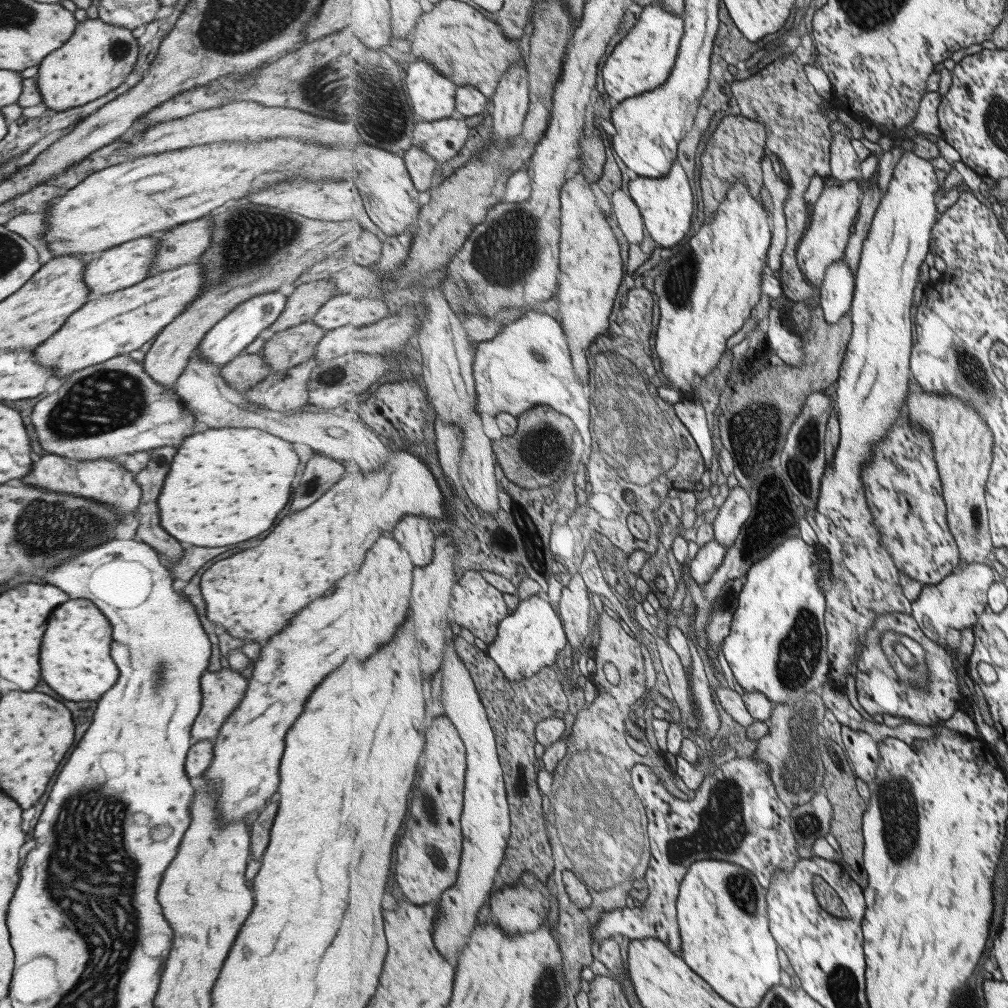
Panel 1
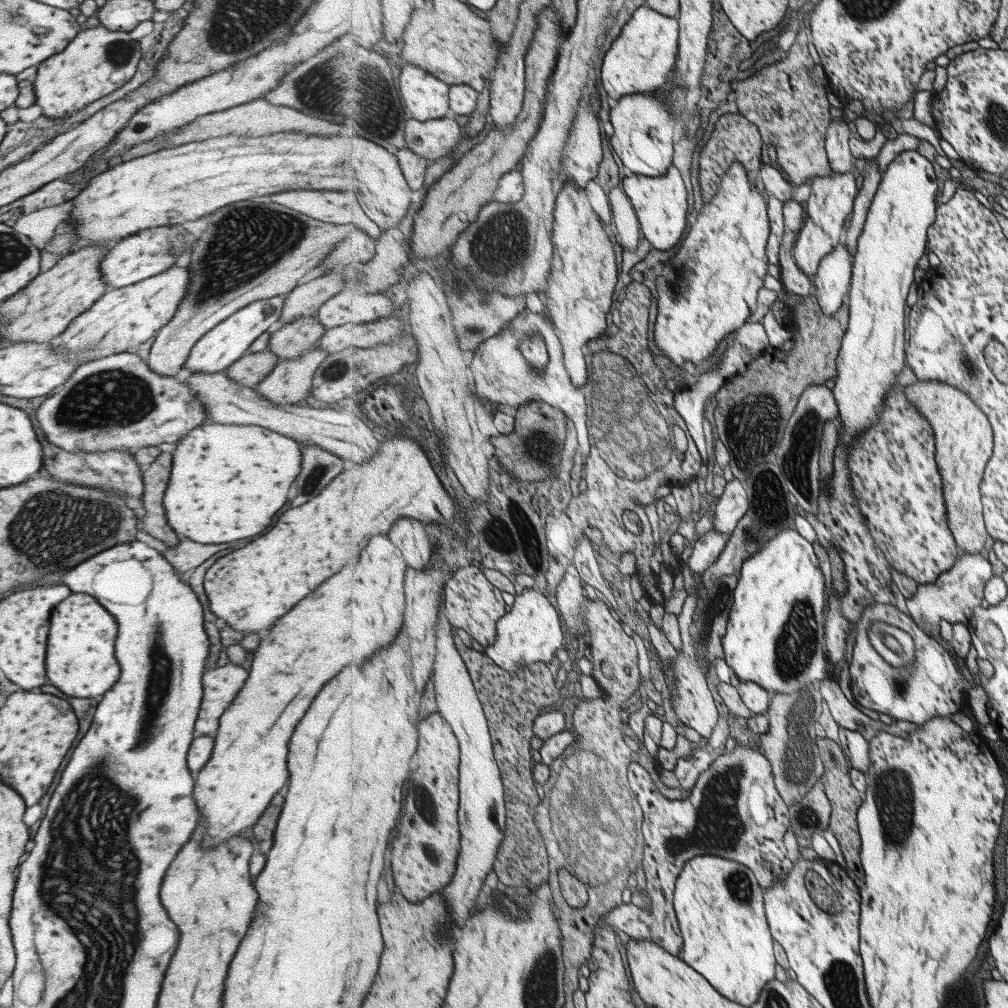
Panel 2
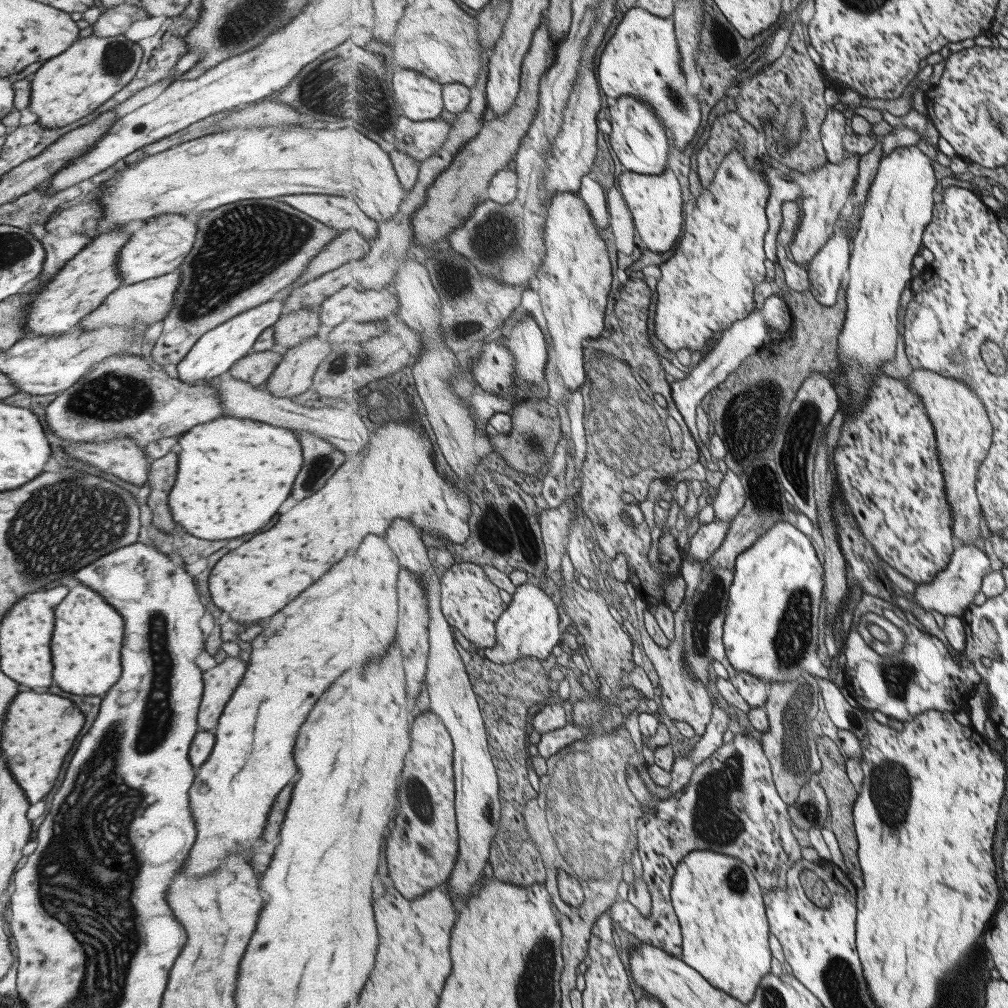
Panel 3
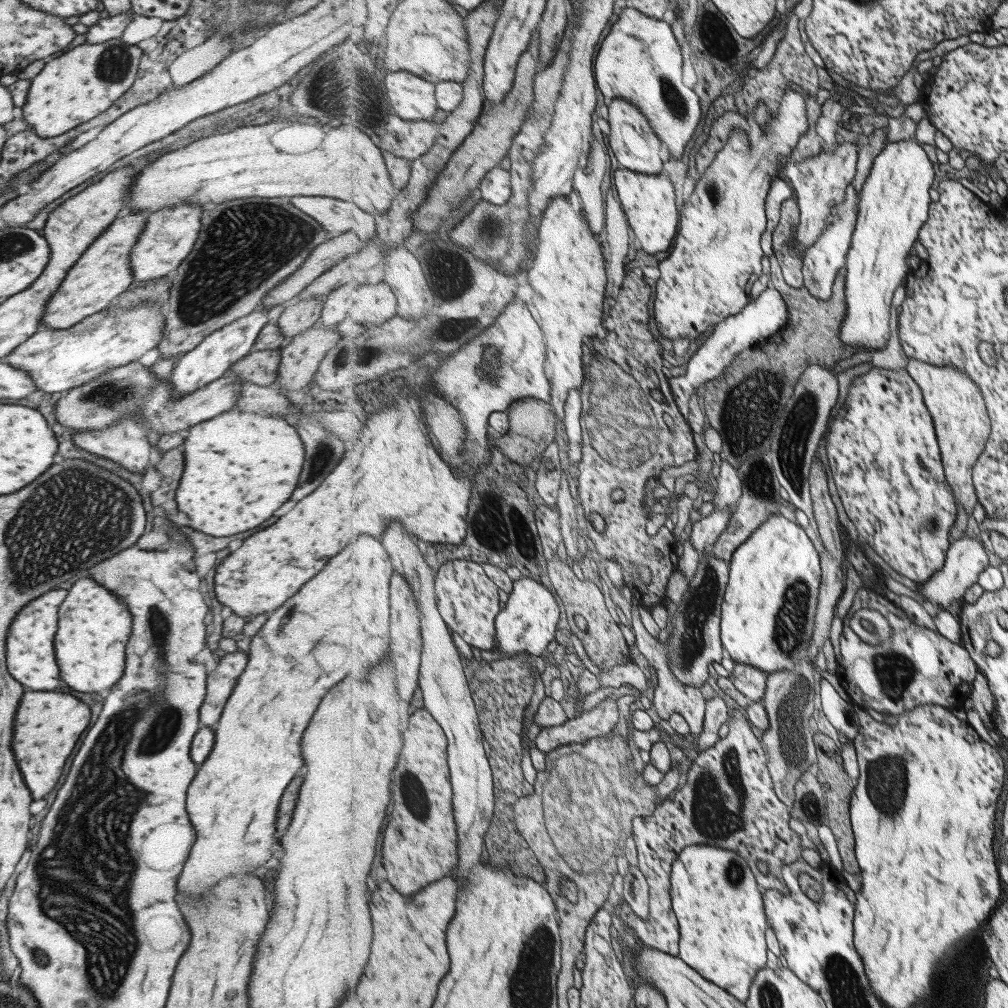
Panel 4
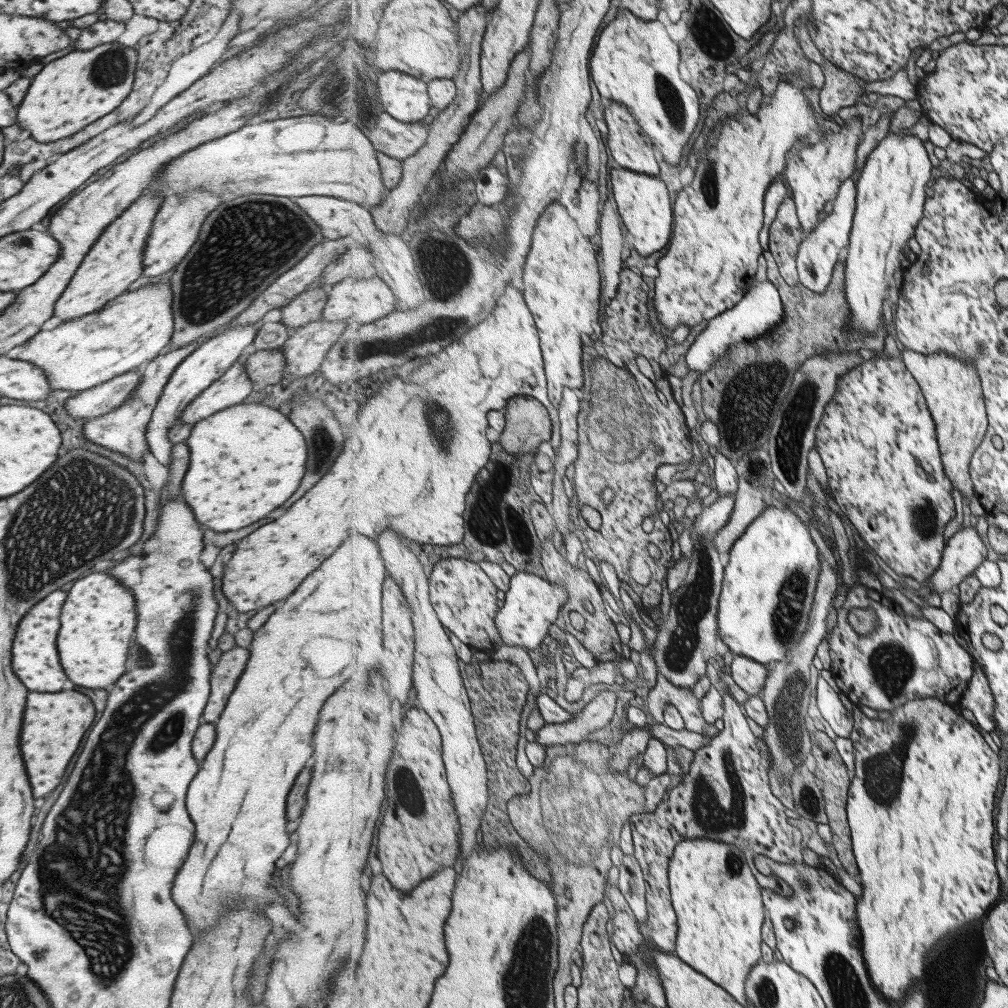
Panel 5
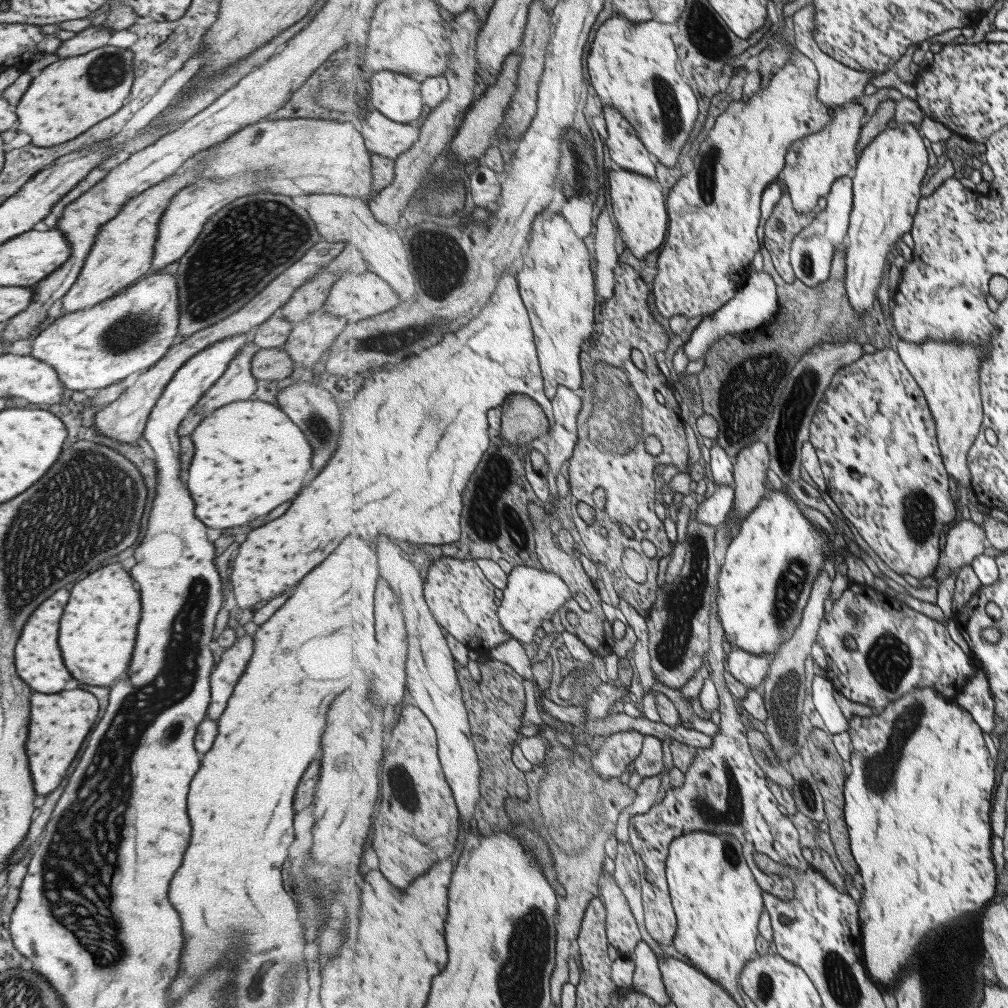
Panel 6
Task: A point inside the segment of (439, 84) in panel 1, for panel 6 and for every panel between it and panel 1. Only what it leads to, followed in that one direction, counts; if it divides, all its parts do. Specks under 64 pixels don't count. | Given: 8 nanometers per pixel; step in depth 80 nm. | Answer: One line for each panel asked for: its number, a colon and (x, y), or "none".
2: (426, 97)
3: (421, 98)
4: (414, 98)
5: (406, 97)
6: (400, 97)

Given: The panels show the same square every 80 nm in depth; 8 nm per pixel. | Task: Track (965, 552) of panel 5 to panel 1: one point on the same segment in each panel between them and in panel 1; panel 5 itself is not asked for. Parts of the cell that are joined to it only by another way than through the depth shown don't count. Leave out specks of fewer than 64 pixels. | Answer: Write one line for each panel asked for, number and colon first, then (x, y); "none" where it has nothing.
1: (960, 600)
2: (954, 597)
3: (951, 593)
4: (967, 559)

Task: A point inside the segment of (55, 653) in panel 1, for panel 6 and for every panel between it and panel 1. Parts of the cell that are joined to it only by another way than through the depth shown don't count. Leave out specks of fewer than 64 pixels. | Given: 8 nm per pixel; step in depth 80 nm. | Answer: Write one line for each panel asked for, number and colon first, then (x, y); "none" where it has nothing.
2: (80, 662)
3: (87, 632)
4: (92, 626)
5: (96, 623)
6: (97, 628)

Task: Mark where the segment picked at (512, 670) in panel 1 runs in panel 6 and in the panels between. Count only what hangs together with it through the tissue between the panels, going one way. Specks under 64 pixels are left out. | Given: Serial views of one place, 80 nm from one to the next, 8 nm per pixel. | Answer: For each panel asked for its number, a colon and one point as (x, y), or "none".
2: (531, 632)
3: (529, 627)
4: (528, 621)
5: (533, 603)
6: (533, 595)

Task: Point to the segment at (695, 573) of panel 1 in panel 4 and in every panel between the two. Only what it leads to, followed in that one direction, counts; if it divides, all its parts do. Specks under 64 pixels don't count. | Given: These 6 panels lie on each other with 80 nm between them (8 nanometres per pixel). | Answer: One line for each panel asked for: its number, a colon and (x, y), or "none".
2: (707, 549)
3: (708, 538)
4: (707, 531)

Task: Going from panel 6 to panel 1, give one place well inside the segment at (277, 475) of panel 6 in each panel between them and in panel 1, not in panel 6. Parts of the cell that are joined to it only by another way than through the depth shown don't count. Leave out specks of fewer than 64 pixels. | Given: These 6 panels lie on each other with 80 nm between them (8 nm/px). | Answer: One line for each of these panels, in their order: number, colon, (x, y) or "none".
1: (224, 485)
2: (227, 481)
3: (232, 474)
4: (239, 467)
5: (245, 460)

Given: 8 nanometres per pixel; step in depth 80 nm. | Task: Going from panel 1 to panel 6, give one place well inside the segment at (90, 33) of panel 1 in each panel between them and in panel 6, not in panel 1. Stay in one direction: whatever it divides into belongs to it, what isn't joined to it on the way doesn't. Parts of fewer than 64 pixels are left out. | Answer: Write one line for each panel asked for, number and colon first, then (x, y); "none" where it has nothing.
2: (95, 62)
3: (67, 87)
4: (72, 88)
5: (69, 92)
6: (71, 94)

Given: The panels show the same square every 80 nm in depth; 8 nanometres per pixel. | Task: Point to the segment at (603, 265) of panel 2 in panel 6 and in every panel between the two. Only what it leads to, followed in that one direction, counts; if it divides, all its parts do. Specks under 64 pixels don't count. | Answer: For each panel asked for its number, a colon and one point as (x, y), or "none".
3: (574, 283)
4: (568, 275)
5: (562, 277)
6: (557, 283)

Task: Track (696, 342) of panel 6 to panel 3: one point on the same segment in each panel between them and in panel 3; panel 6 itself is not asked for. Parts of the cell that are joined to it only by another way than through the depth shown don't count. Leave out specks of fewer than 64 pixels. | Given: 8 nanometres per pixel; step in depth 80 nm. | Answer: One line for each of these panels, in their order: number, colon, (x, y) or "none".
3: (746, 337)
4: (768, 314)
5: (762, 308)

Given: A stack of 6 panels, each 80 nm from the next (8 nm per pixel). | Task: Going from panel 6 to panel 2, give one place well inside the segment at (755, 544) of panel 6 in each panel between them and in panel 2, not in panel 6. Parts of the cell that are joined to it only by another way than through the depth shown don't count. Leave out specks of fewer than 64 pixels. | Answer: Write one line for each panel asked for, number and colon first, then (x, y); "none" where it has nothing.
2: (776, 633)
3: (772, 623)
4: (769, 610)
5: (769, 587)

